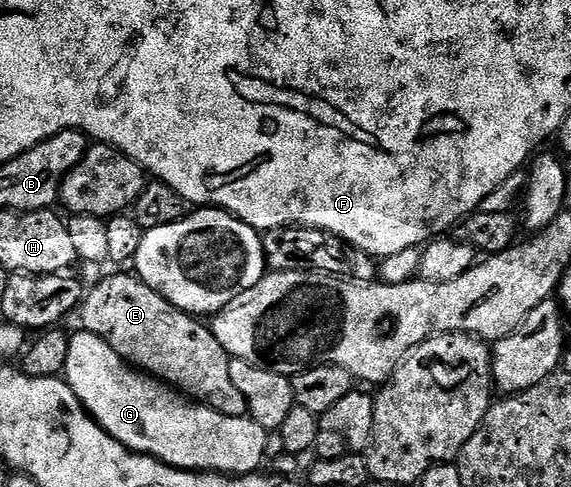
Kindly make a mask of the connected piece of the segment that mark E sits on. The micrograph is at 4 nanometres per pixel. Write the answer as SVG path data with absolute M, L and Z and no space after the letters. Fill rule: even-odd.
M113 274L102 282L97 282L93 287L88 287L87 293L81 299L79 315L81 314L80 329L87 334L94 334L102 338L130 366L146 373L158 382L173 387L179 394L186 398L211 408L223 416L243 418L248 415L247 400L231 384L231 368L229 367L229 353L215 340L212 329L205 326L200 317L183 312L175 308L155 288L148 286L142 278L129 274Z

